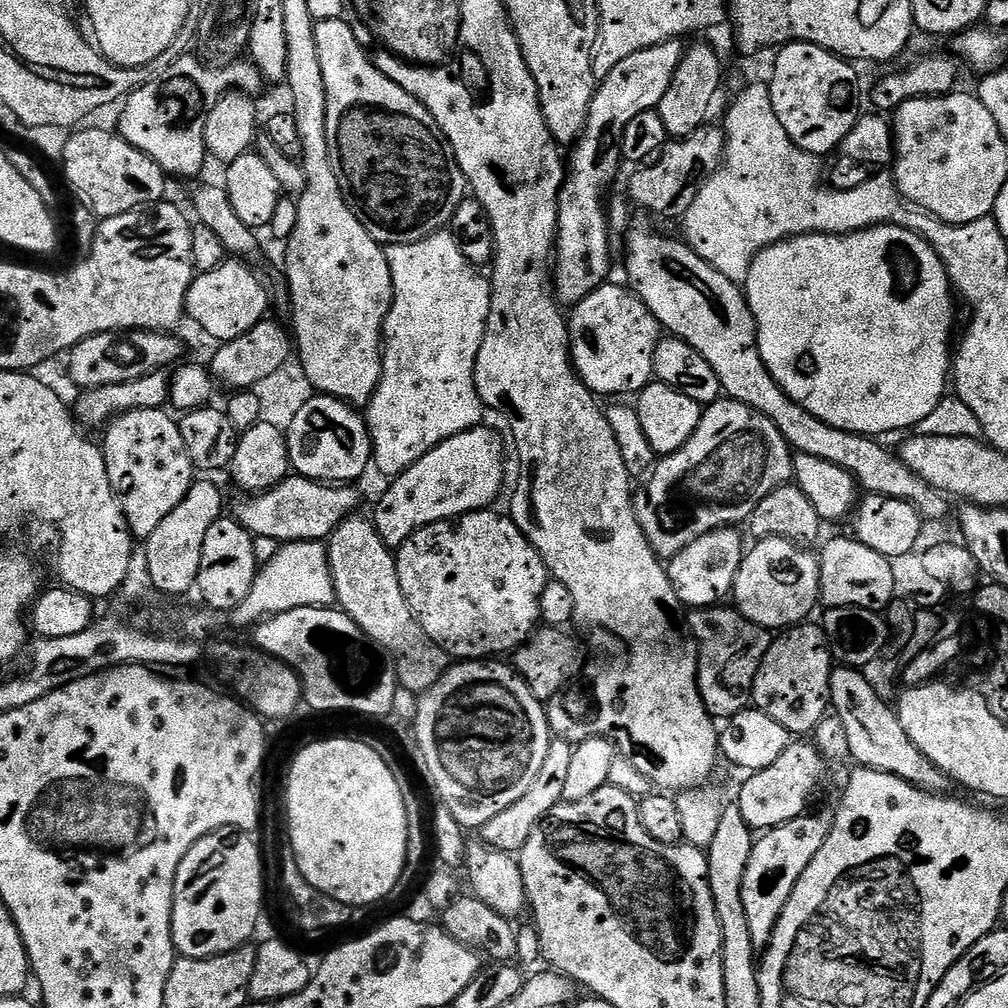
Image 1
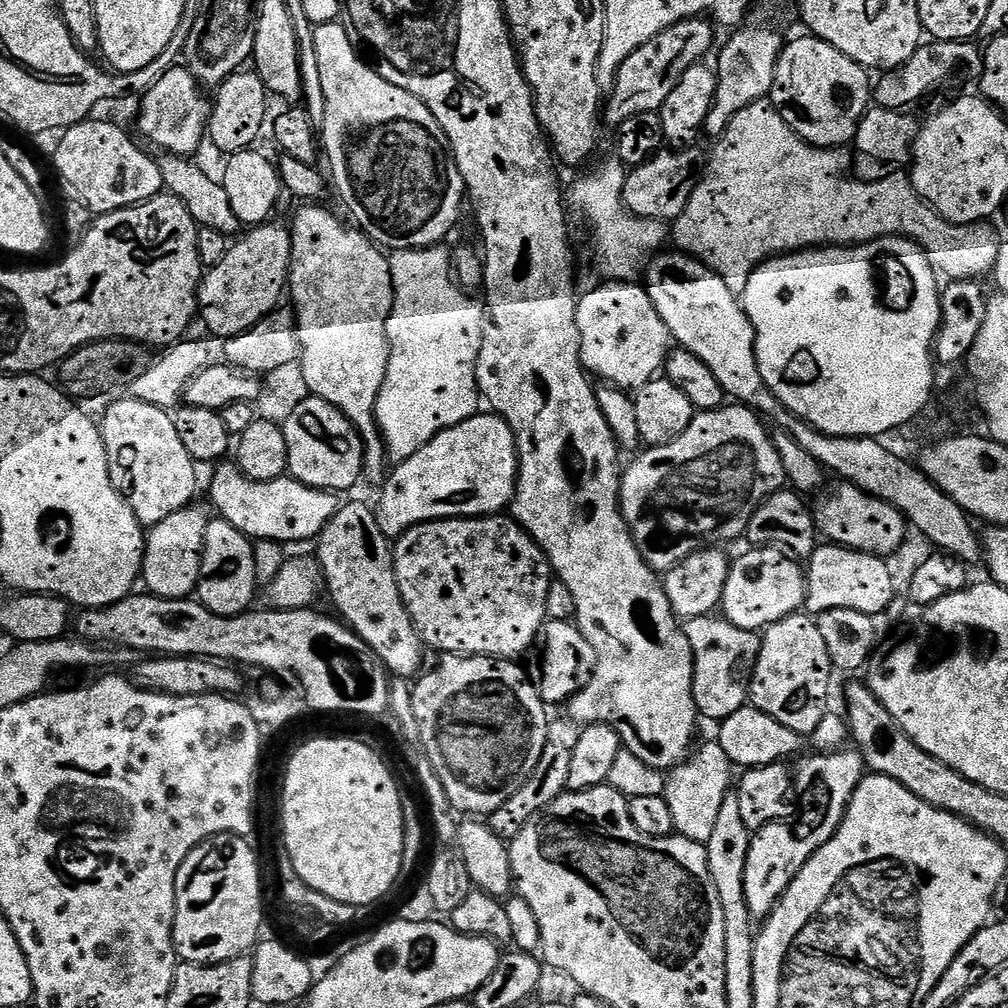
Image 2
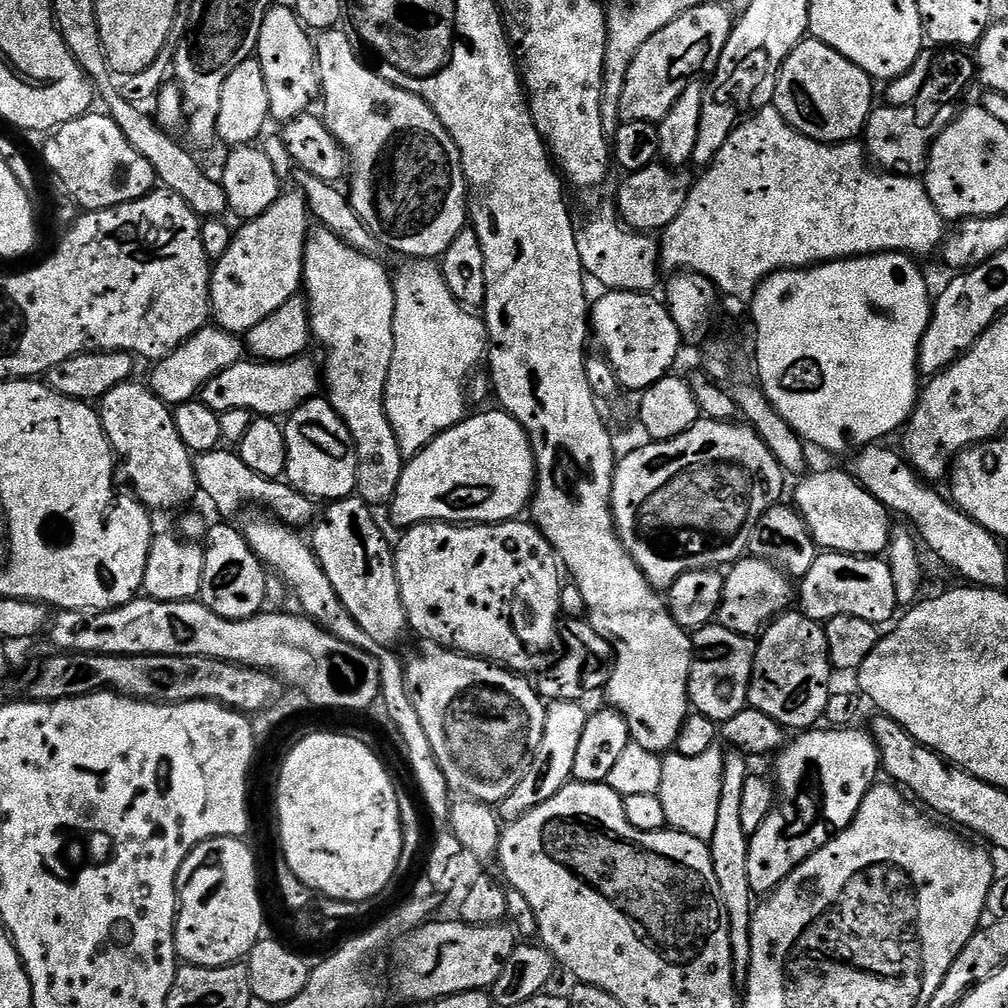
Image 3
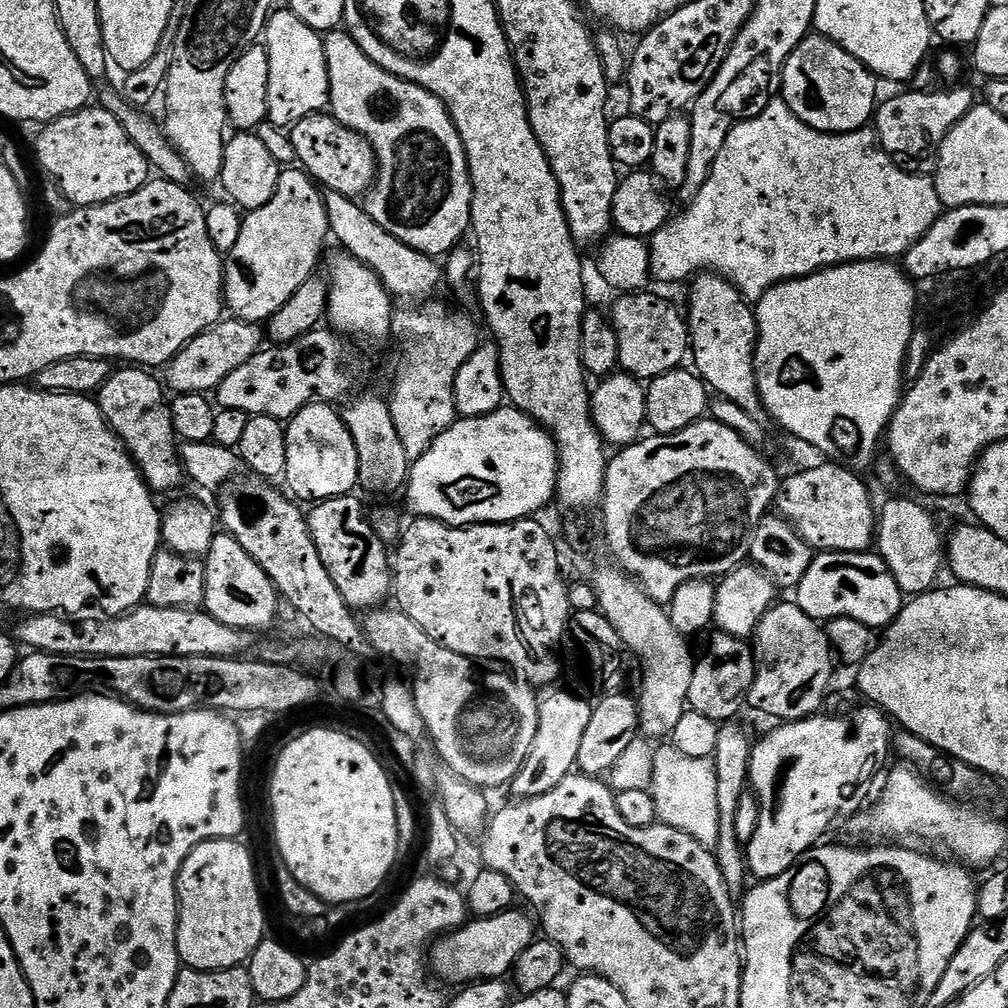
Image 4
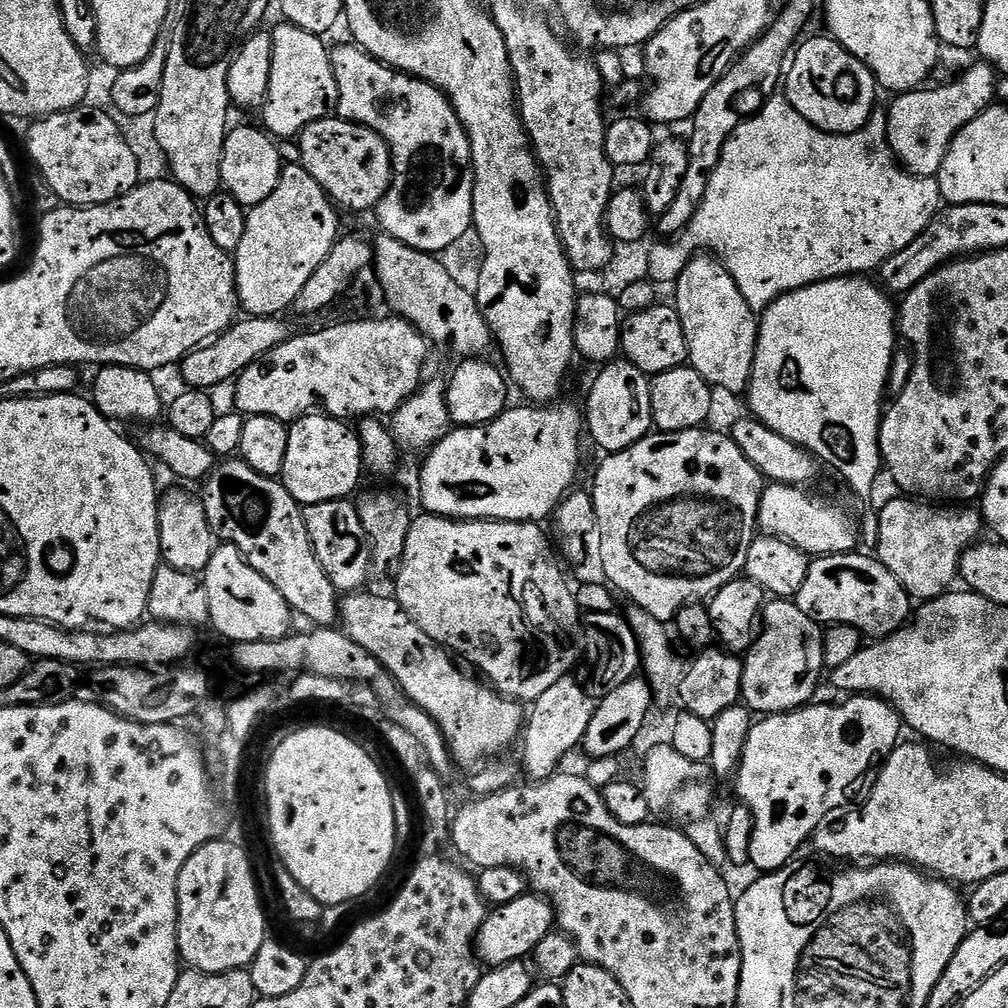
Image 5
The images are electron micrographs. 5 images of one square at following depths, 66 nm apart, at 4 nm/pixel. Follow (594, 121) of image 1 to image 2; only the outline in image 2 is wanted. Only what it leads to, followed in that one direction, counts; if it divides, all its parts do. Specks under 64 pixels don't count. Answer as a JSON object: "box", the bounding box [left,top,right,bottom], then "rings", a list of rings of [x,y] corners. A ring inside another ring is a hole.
{"box":[602,18,713,126],"rings":[[[704,18],[683,20],[681,24],[670,26],[638,50],[634,50],[634,54],[627,56],[616,72],[616,81],[611,92],[607,93],[606,103],[602,108],[603,123],[619,126],[631,116],[647,112],[659,113],[662,102],[670,98],[670,90],[674,90],[682,74],[690,65],[703,61],[704,55],[711,50],[711,27],[713,25]]]}

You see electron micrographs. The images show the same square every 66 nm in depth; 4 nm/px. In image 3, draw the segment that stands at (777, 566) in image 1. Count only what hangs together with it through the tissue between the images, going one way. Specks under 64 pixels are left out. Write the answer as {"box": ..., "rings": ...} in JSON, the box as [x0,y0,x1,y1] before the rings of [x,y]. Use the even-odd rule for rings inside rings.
{"box":[718,554,794,637],"rings":[[[748,554],[727,569],[724,576],[724,597],[720,600],[718,609],[718,622],[723,628],[751,637],[781,615],[791,605],[788,604],[791,600],[793,603],[794,584],[790,577],[770,562]]]}

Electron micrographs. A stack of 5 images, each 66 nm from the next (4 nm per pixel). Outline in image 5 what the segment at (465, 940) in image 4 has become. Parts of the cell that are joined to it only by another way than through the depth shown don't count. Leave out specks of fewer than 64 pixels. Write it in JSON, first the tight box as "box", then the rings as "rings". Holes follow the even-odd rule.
{"box":[474,894,556,969],"rings":[[[525,894],[514,898],[514,902],[501,908],[493,907],[489,911],[482,930],[476,935],[474,947],[477,957],[489,969],[501,968],[503,964],[515,960],[524,960],[535,953],[538,942],[549,936],[555,924],[556,911],[545,897],[539,894]]]}

